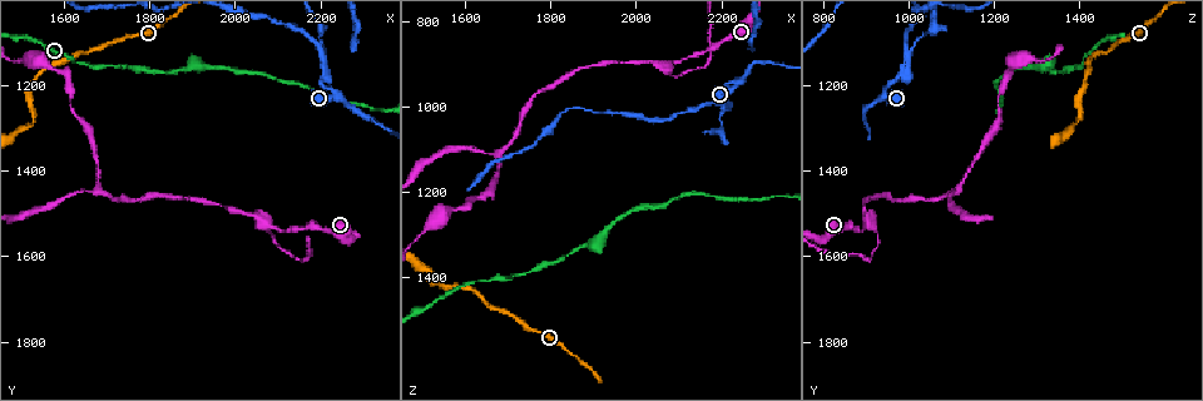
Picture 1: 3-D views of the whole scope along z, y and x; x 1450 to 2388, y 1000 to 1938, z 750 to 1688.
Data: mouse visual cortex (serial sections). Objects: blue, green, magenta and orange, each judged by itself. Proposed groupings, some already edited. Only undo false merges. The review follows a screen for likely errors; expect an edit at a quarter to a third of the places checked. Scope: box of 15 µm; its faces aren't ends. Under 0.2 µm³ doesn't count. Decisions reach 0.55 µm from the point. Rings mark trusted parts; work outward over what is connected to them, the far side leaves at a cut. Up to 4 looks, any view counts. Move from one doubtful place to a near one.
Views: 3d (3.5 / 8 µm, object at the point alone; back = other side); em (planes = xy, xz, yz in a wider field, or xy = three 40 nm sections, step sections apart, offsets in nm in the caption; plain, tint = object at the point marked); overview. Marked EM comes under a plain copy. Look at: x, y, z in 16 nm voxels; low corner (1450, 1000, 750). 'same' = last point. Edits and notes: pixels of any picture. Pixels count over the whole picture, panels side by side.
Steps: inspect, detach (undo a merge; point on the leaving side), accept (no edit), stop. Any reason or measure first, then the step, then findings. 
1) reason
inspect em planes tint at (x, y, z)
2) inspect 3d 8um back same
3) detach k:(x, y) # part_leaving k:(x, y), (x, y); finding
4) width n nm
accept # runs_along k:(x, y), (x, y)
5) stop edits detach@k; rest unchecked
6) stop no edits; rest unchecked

abrupt turn
inspect 3d 8um at (1525, 1275, 1395)

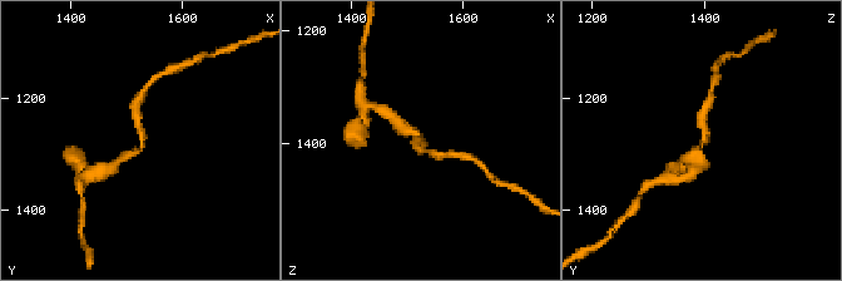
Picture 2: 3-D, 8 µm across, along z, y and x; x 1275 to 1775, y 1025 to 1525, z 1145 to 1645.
inspect 3d 3.5um at (1530, 1275, 1400)

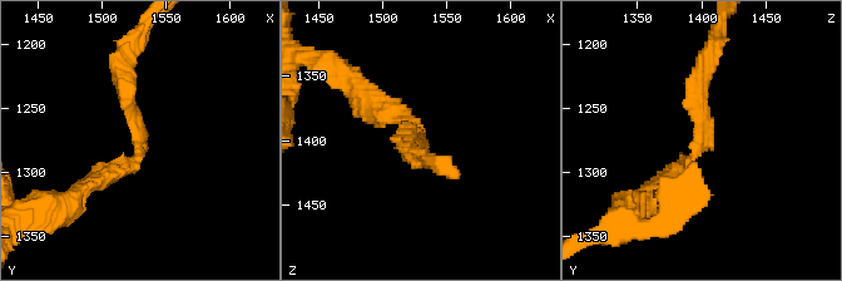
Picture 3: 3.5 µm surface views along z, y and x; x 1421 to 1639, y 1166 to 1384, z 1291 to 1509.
arm_widths 200, 250 nm
accept # runs_along 3:(703, 70), (699, 147), (664, 186); all the same cell

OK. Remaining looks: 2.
sharp bend
inspect 3d 8um at (2075, 1530, 905)

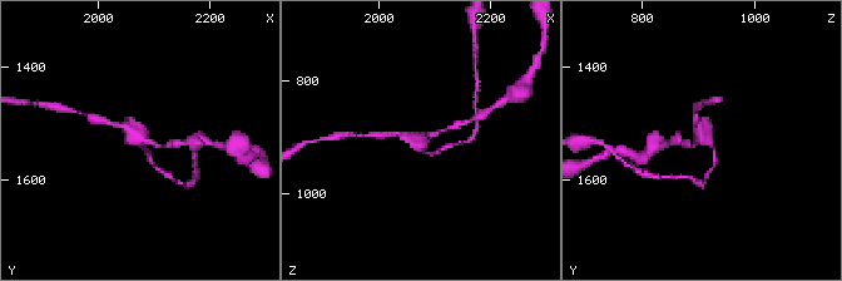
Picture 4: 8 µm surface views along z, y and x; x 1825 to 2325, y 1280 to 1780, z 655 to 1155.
arms 3; arm_widths 150, 150, 200 nm; shape alone is not enough
inspect em xy step 5 tint at (2075, 1530, 900)

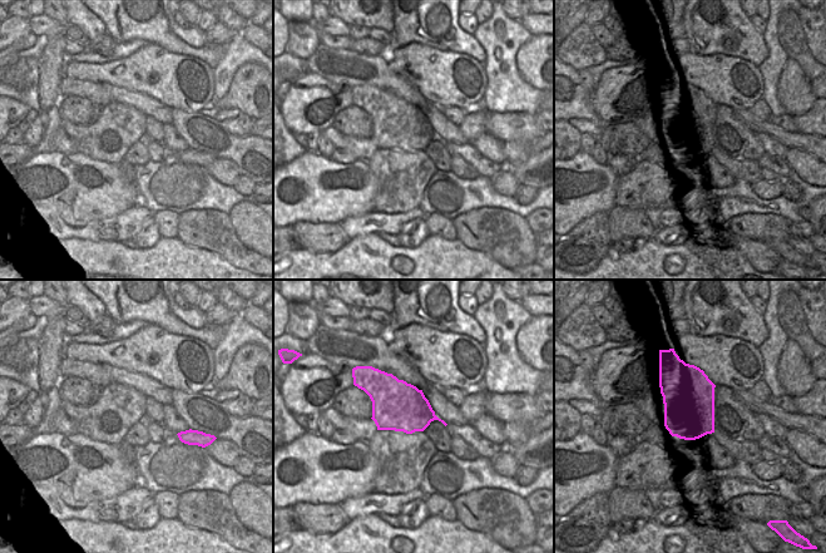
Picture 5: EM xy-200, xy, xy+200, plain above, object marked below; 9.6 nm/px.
detach 4:(148, 153) # two cells meet here

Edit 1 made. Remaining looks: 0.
stop edits detach@4; rest unchecked

